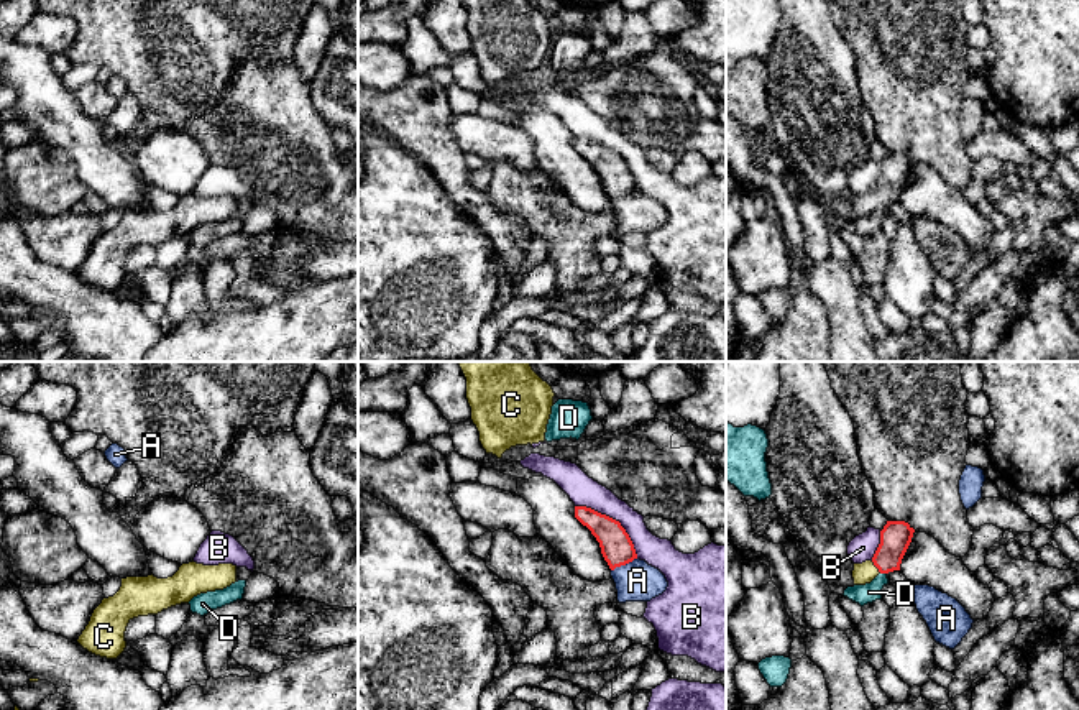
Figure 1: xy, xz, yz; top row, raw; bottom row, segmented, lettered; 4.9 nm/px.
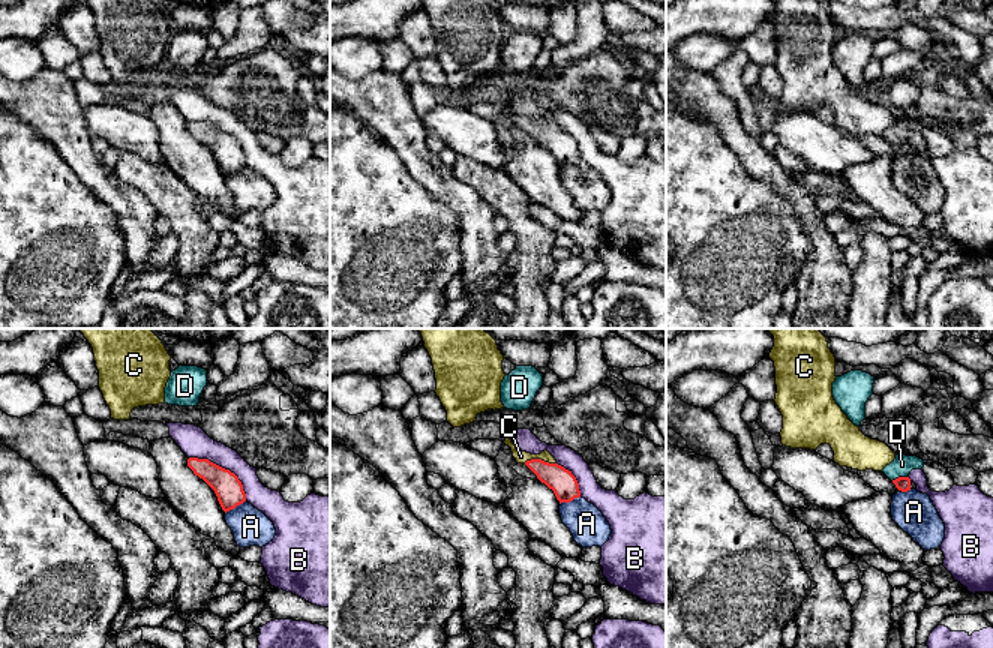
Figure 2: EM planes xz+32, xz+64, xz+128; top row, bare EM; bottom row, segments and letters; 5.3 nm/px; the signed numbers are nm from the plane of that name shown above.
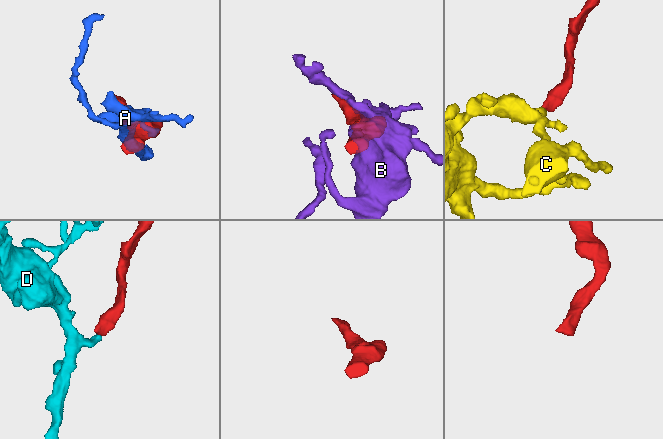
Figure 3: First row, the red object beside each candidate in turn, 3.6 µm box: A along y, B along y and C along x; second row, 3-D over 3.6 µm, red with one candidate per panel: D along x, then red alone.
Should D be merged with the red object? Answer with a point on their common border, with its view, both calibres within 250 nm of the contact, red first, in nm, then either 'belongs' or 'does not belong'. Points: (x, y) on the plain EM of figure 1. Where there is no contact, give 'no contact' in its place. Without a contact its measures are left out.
yz (884, 204) | 150/100 nm | does not belong

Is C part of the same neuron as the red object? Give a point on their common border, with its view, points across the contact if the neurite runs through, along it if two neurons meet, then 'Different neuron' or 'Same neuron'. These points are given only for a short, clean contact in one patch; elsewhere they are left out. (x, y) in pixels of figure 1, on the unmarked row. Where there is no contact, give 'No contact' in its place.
Touches red at yz (876, 198). Path across: yz (895, 168), (892, 181), (876, 198), (866, 204). Same neuron

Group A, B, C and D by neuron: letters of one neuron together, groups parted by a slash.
A / B / C / D

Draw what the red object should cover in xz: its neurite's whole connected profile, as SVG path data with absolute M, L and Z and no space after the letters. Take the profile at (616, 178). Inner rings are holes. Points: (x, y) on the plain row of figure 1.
M575 138L575 150L596 169L611 202L637 191L634 176L619 153L586 138Z

